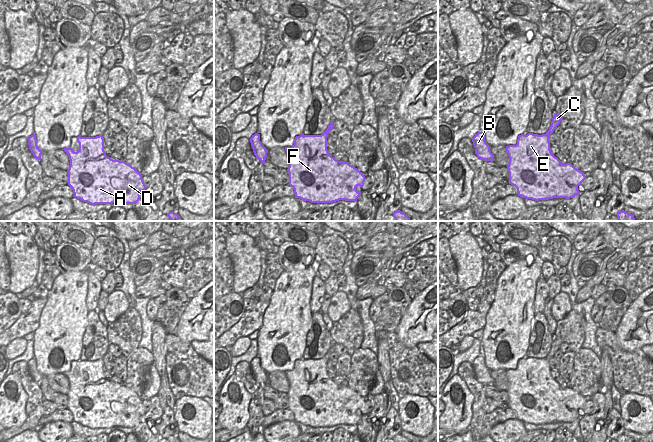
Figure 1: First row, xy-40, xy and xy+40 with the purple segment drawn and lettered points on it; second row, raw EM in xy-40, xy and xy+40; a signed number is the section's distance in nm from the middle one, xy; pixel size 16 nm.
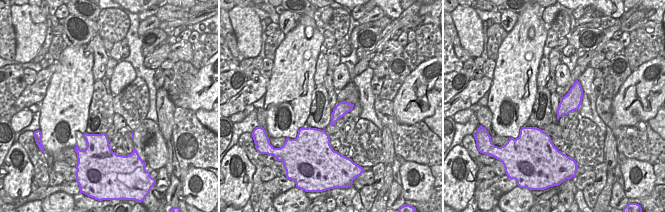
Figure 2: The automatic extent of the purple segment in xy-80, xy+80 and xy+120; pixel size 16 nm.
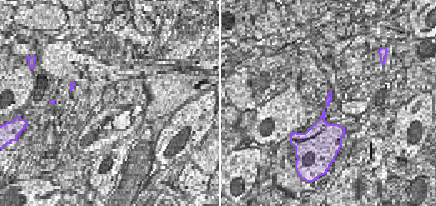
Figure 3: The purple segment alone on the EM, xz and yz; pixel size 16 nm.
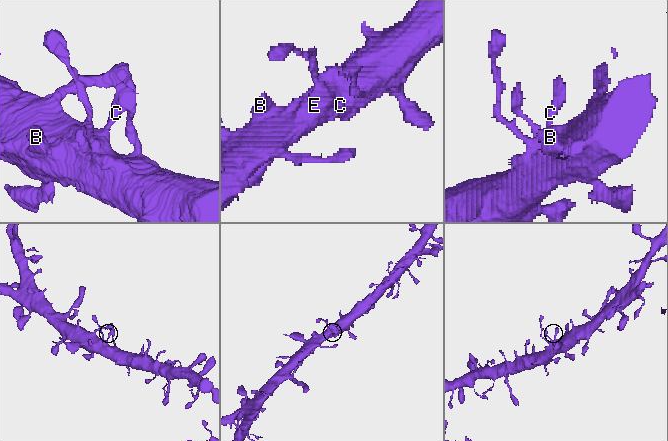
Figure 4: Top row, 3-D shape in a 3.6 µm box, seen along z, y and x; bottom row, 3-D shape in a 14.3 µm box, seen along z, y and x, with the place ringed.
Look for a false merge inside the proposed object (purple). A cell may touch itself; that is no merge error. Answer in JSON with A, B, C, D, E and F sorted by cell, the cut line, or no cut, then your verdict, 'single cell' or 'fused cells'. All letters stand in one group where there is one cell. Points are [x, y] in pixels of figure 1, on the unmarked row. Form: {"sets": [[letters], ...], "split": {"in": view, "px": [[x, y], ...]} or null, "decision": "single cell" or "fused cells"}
{"sets": [["A", "B", "C", "D", "E", "F"]], "split": null, "decision": "single cell"}

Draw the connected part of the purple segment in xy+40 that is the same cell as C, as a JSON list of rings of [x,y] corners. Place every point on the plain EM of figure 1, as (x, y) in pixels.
[[[554,337],[545,358],[521,358],[516,369],[506,370],[509,408],[517,412],[518,420],[539,425],[580,419],[578,410],[586,400],[571,387],[562,388],[550,374],[549,359],[562,343]]]

